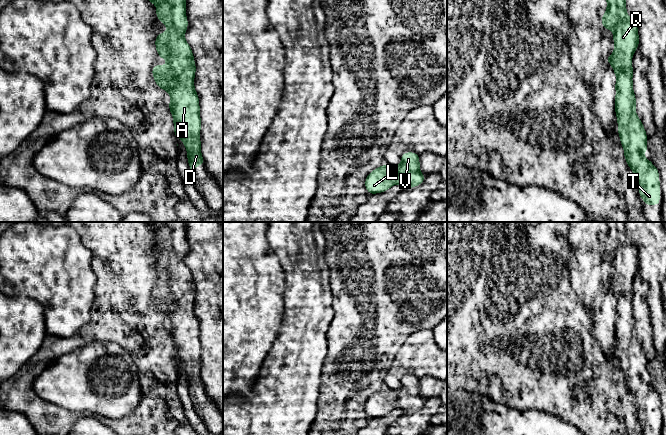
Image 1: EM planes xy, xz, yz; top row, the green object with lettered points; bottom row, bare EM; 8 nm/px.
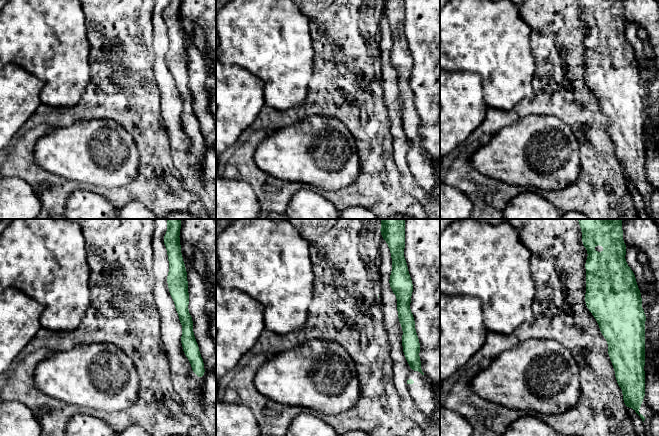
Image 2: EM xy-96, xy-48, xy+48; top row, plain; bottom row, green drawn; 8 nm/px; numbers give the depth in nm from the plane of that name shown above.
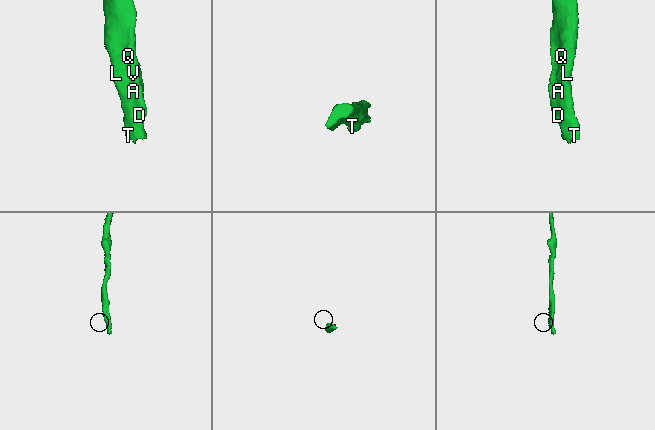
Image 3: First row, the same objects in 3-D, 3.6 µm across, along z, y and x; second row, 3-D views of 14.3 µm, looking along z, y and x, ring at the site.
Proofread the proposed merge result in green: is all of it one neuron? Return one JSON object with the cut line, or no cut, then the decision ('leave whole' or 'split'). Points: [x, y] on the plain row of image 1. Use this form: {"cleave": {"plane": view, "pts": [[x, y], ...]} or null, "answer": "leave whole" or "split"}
{"cleave": null, "answer": "leave whole"}

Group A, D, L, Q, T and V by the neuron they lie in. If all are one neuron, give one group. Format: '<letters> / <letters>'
A D L Q T V

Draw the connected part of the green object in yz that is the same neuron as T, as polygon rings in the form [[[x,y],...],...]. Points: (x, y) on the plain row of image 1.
[[[605,222],[607,225],[607,233],[605,238],[601,240],[602,252],[609,253],[613,256],[613,265],[615,273],[605,285],[608,285],[615,296],[615,338],[617,340],[618,358],[621,369],[624,373],[624,381],[632,396],[635,399],[639,411],[639,419],[645,429],[660,428],[660,405],[659,395],[651,384],[644,381],[644,376],[648,375],[647,358],[642,345],[636,338],[636,320],[633,314],[633,290],[632,282],[634,276],[639,270],[638,251],[632,244],[626,234],[626,222]]]

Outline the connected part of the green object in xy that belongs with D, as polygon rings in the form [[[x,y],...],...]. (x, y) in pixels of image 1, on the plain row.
[[[146,222],[156,232],[156,242],[166,249],[167,255],[159,257],[155,263],[155,271],[158,280],[168,285],[167,289],[154,289],[152,299],[156,309],[170,318],[169,334],[173,340],[174,358],[177,363],[183,364],[187,374],[187,383],[191,397],[194,392],[204,388],[201,378],[200,353],[202,345],[200,342],[199,320],[194,311],[196,289],[190,269],[185,263],[188,252],[186,241],[186,222]]]

